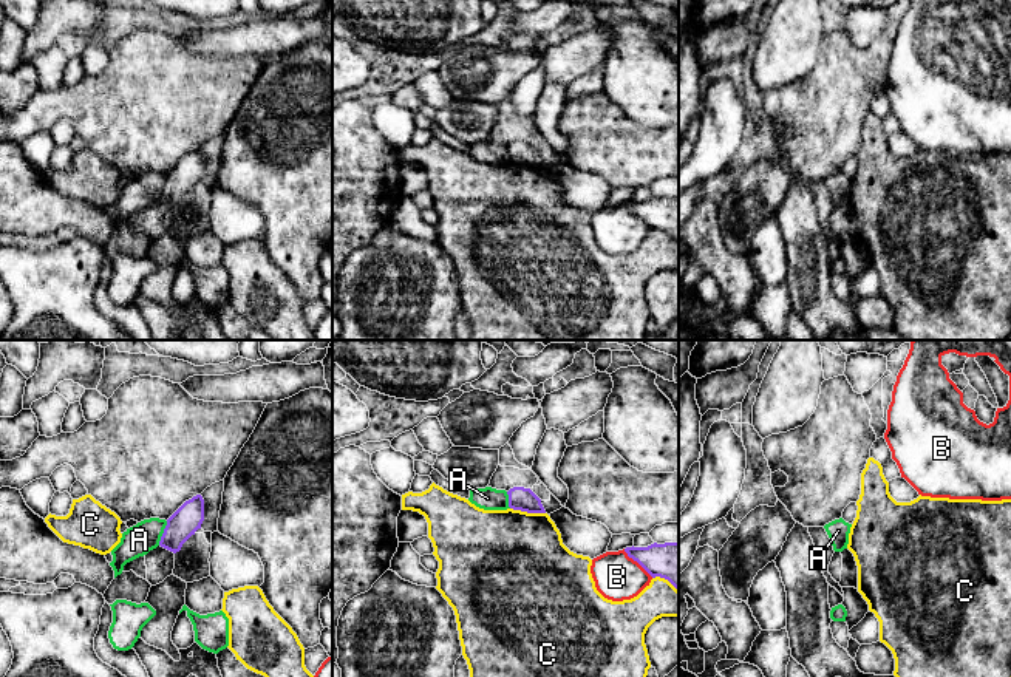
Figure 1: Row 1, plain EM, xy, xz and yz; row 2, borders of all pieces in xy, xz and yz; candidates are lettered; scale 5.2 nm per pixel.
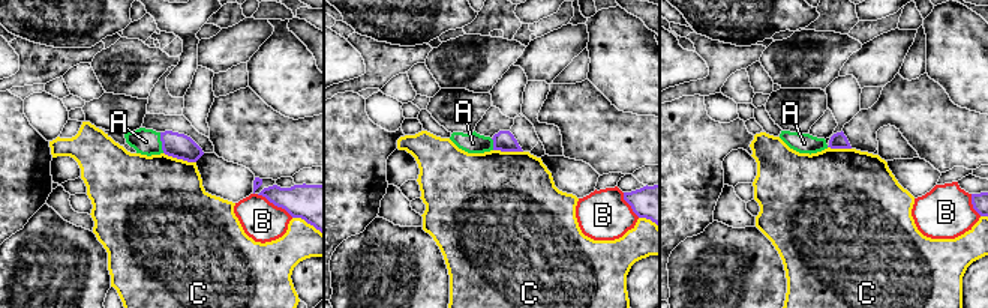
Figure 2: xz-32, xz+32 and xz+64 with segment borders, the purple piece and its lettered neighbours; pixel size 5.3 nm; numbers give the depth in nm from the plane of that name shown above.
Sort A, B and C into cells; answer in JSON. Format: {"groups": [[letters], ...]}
{"groups": [["A"], ["B"], ["C"]]}

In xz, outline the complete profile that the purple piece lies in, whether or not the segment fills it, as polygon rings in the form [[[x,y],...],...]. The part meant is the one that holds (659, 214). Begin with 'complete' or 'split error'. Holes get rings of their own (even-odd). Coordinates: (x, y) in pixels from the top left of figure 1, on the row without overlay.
complete | [[[679,196],[626,201],[629,212],[637,215],[652,232],[668,233],[679,244]]]

